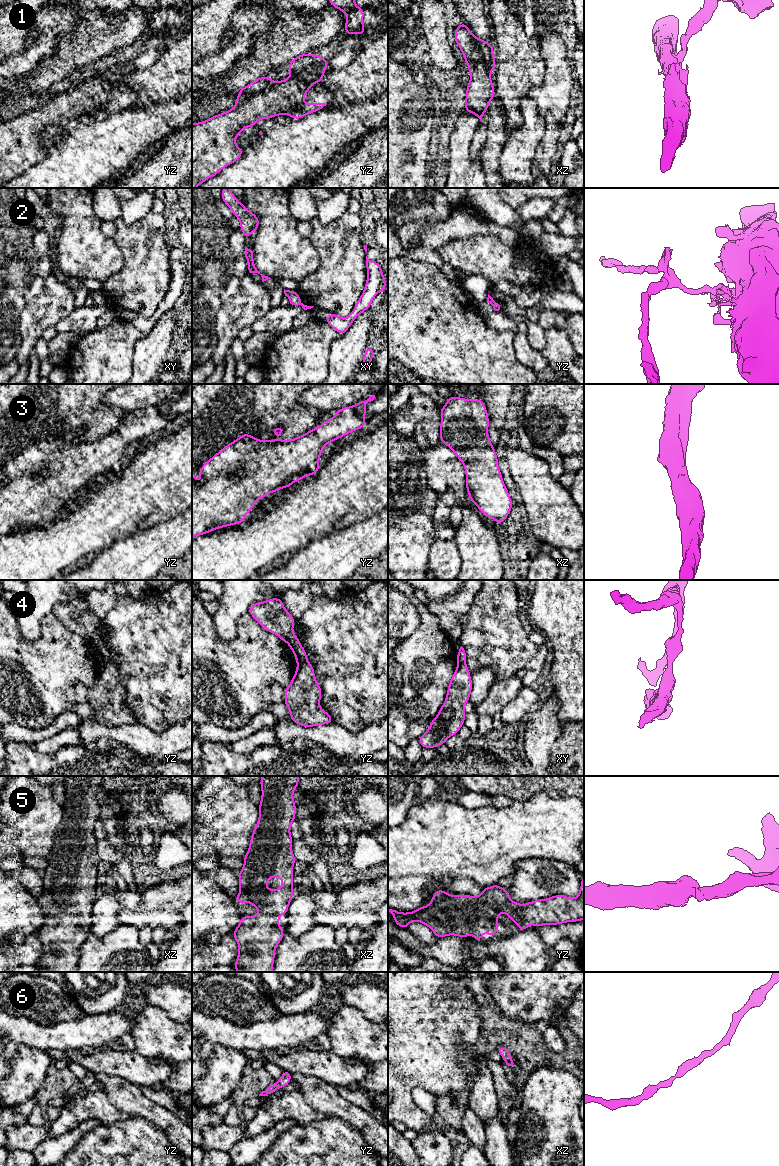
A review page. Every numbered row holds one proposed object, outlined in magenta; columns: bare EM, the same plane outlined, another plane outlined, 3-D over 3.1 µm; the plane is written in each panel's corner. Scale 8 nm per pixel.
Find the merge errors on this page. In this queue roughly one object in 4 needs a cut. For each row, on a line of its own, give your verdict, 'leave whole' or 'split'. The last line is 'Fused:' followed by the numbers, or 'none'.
1: leave whole
2: leave whole
3: leave whole
4: split
5: leave whole
6: leave whole
Fused: 4

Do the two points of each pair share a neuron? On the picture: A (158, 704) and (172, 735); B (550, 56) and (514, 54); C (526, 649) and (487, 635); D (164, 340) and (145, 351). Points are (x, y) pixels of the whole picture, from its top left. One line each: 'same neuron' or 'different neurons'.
A: different neurons
B: different neurons
C: same neuron
D: same neuron

